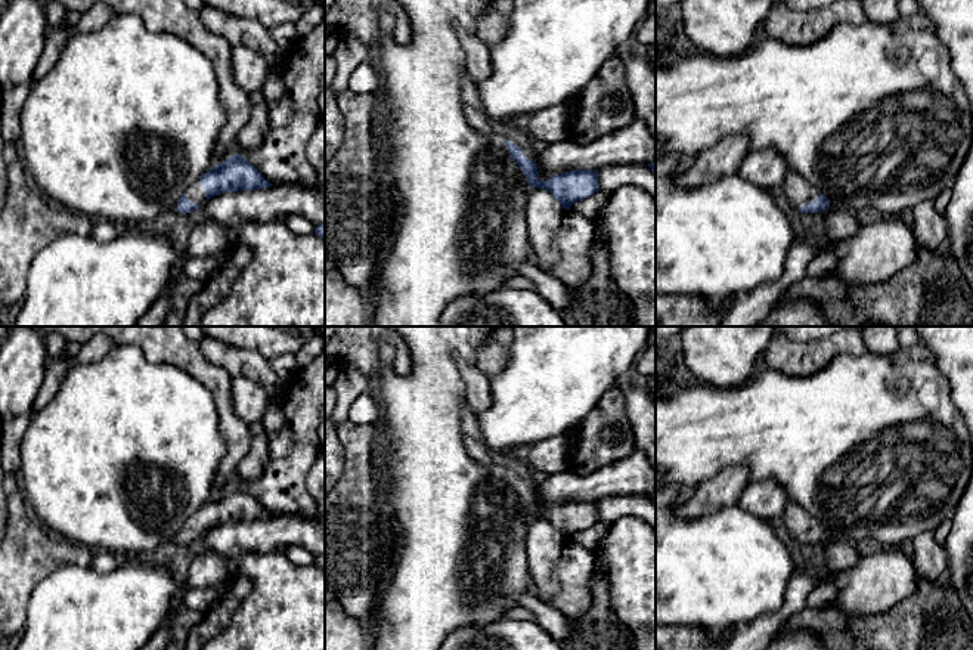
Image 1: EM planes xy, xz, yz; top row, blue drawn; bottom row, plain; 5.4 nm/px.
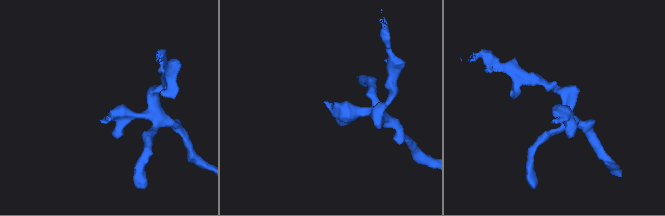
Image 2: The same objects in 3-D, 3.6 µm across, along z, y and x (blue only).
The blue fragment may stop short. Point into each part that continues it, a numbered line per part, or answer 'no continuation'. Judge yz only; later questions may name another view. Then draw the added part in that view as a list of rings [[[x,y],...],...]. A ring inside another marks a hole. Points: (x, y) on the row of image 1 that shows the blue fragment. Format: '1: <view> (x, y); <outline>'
1: yz (798, 191); [[[794,171],[785,174],[783,191],[788,202],[796,208],[803,207],[806,202],[819,196],[819,192]]]

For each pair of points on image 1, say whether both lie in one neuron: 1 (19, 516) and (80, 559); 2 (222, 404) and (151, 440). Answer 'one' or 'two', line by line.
1: one
2: two

